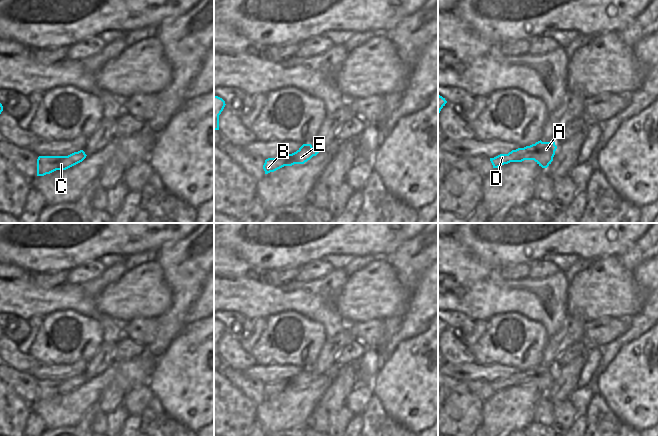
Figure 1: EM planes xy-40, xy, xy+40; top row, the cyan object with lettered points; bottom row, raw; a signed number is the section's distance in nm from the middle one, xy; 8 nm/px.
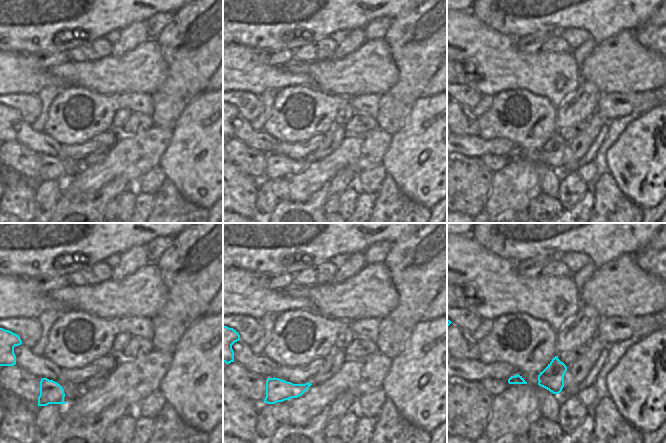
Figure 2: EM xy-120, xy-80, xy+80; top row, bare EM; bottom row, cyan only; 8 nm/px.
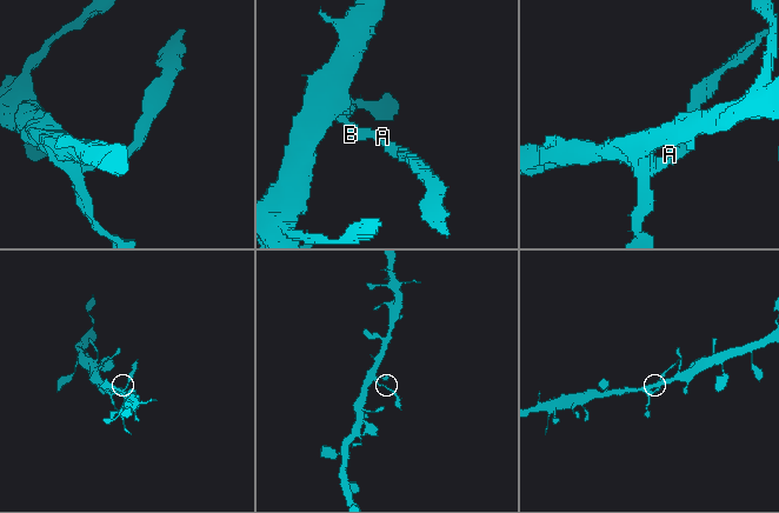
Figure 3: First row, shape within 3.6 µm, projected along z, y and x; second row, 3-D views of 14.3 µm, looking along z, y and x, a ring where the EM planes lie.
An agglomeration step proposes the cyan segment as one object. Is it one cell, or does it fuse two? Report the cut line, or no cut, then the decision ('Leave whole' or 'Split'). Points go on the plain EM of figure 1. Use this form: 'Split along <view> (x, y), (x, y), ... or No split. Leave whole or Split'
Split along xy+40 (535, 367), (536, 378), (532, 383). Split.

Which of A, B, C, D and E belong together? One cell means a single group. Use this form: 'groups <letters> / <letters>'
groups A / B C D E

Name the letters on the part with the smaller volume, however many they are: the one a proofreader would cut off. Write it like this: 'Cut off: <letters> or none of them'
Cut off: A

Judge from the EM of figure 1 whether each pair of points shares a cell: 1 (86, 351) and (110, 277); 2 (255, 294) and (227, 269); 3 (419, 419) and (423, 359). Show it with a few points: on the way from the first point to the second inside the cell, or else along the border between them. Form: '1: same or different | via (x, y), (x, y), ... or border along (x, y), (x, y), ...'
1: different | border along (74, 311), (93, 317), (100, 323), (103, 341)
2: same | via (248, 287), (234, 274)
3: same | via (419, 404), (419, 384), (423, 380), (423, 374)

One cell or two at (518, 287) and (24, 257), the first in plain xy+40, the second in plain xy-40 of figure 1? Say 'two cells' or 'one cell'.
two cells

